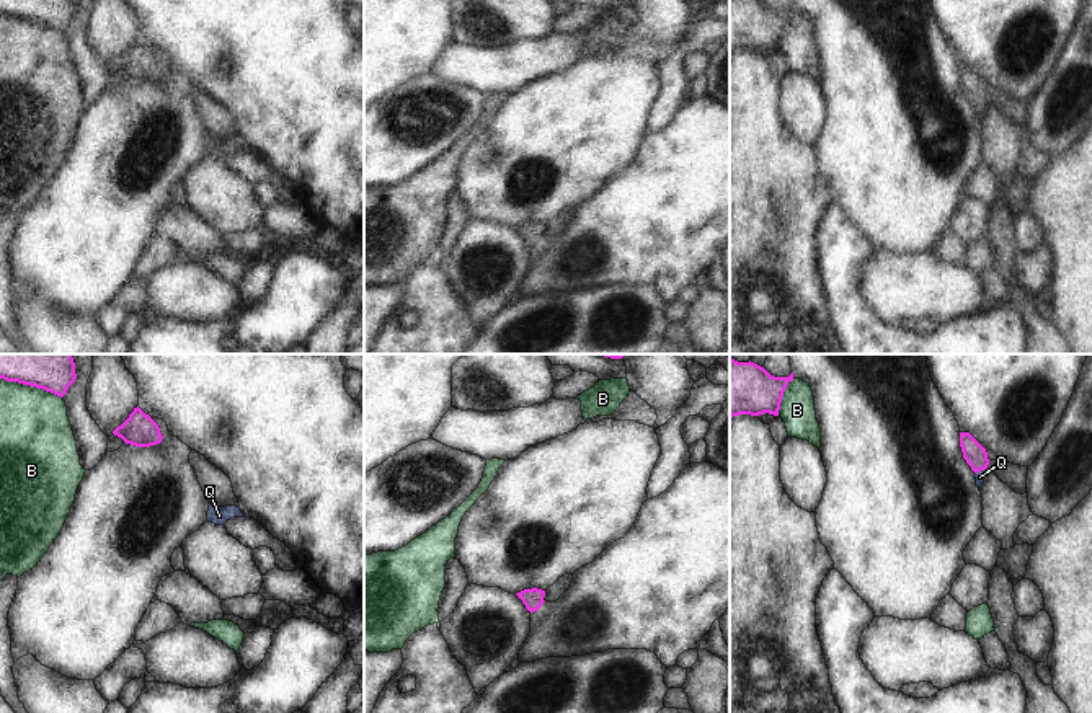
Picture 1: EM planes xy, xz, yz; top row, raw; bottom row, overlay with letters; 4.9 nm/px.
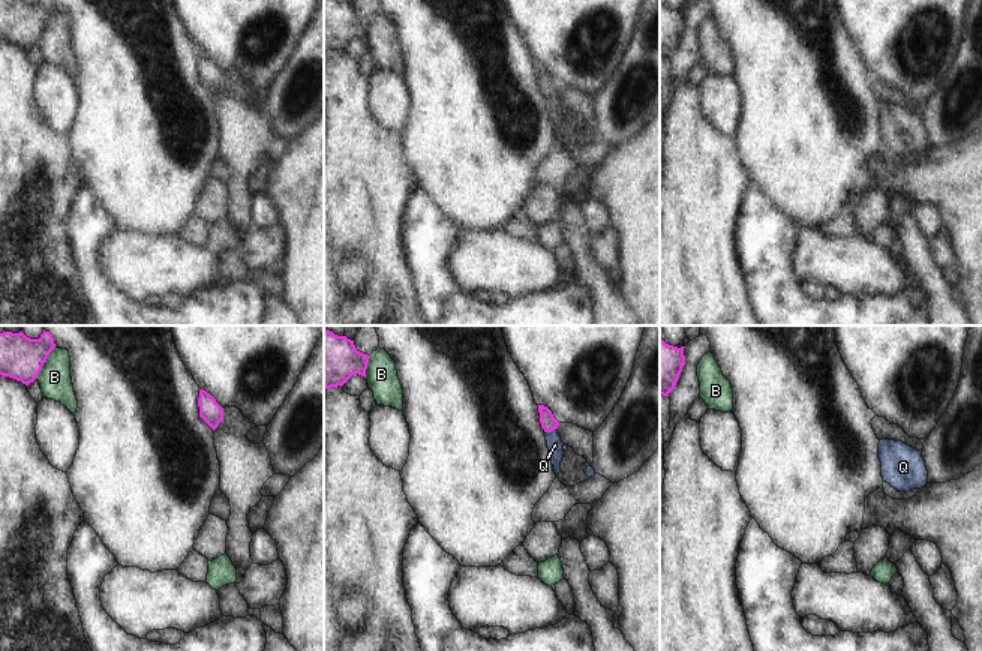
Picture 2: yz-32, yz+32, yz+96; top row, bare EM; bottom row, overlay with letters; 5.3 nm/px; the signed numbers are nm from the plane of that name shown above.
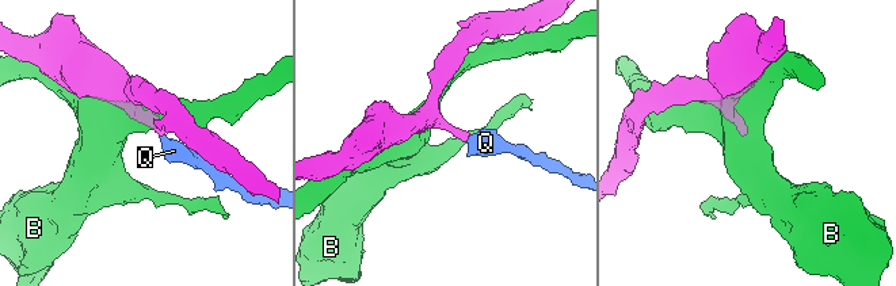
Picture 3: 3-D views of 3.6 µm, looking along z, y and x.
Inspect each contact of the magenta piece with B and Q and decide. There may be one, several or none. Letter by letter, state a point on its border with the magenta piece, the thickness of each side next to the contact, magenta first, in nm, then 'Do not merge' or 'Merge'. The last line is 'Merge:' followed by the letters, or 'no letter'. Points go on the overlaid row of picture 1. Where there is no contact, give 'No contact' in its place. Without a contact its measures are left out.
B: Touches magenta at xy (31, 385). Thickness 320 nm (magenta) against 360 nm. Do not merge
Q: Touches magenta at yz (980, 470). Thickness 110 nm (magenta) against 50 nm. Merge
Merge: Q.

